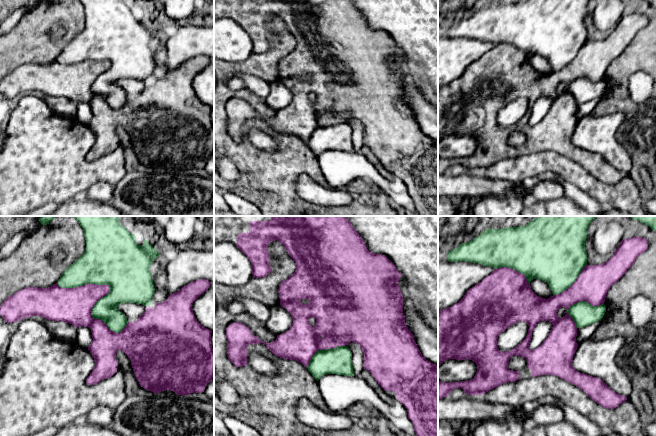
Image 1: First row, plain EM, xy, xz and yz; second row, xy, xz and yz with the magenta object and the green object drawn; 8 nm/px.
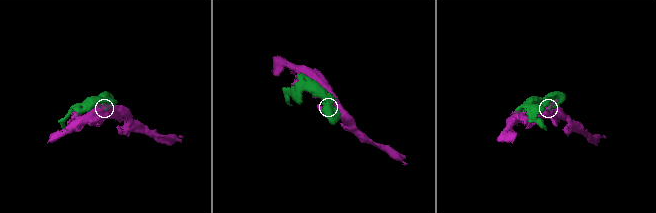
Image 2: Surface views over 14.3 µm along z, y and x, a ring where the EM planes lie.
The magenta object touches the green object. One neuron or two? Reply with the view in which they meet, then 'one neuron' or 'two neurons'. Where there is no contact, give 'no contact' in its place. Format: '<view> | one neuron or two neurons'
xy | two neurons

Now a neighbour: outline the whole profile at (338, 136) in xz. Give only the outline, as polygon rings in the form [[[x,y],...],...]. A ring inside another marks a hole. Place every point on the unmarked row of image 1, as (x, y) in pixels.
[[[346,122],[317,126],[308,146],[317,157],[326,150],[354,152],[352,128]]]

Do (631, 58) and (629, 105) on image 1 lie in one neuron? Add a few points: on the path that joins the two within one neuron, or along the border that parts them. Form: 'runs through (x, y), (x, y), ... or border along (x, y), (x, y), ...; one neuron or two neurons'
runs through (623, 70), (623, 93); one neuron

